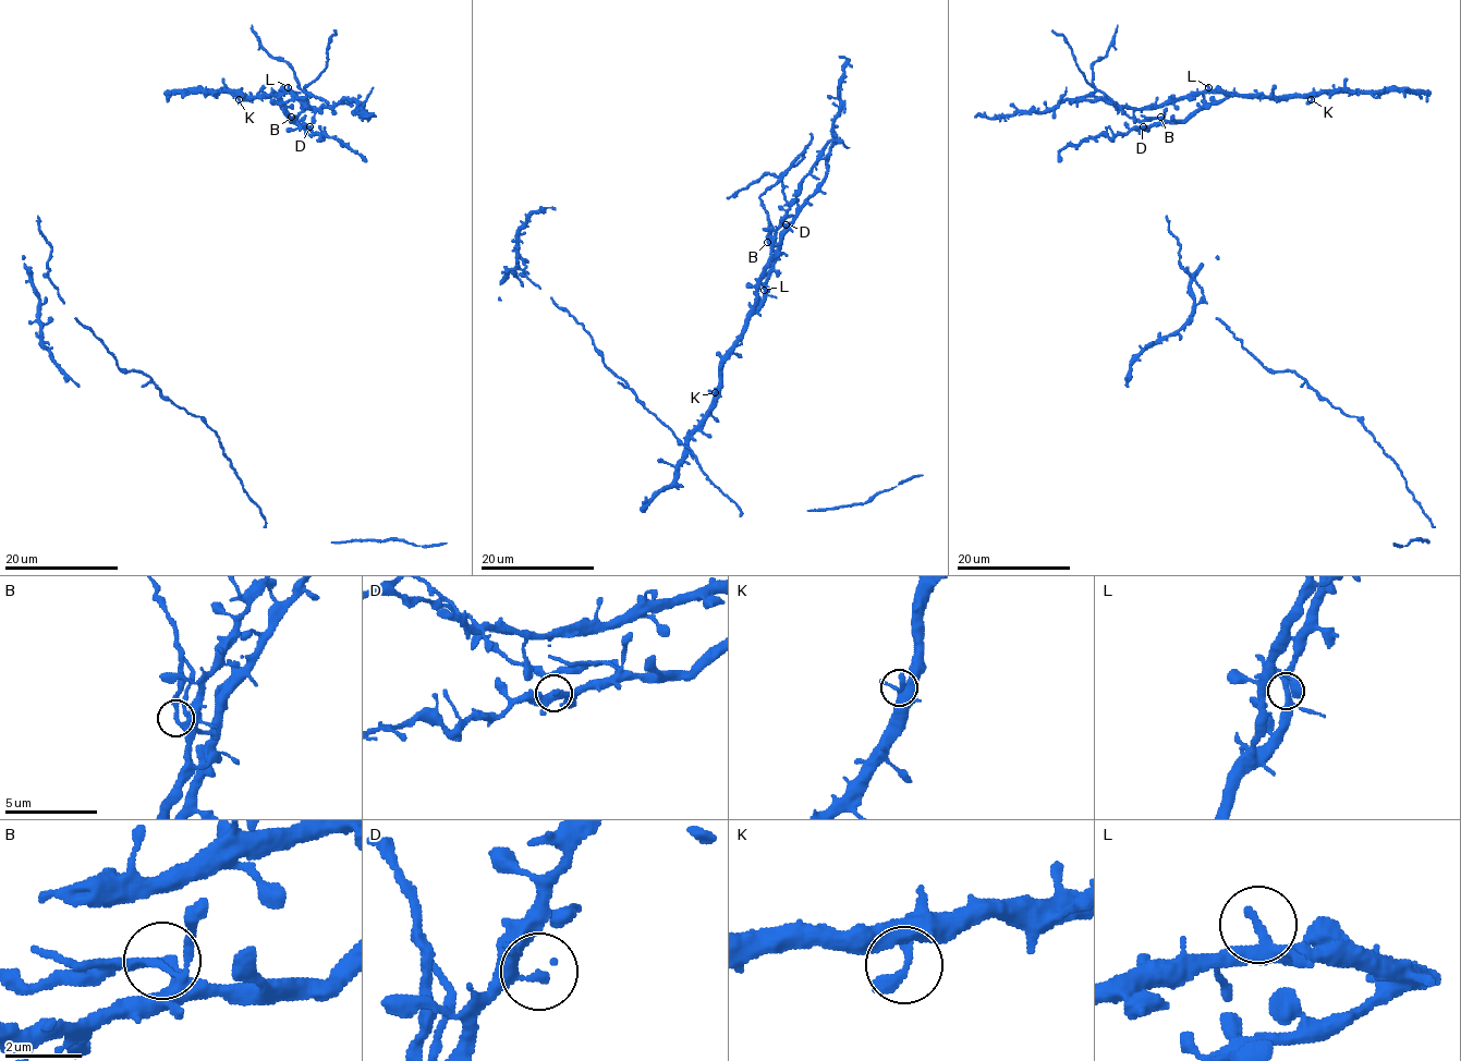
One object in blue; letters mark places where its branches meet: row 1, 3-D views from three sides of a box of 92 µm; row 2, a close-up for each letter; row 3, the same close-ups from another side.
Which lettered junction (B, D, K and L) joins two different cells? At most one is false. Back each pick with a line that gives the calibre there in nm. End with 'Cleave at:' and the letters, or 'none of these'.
B: calibre 240 nm
Cleave at: B

